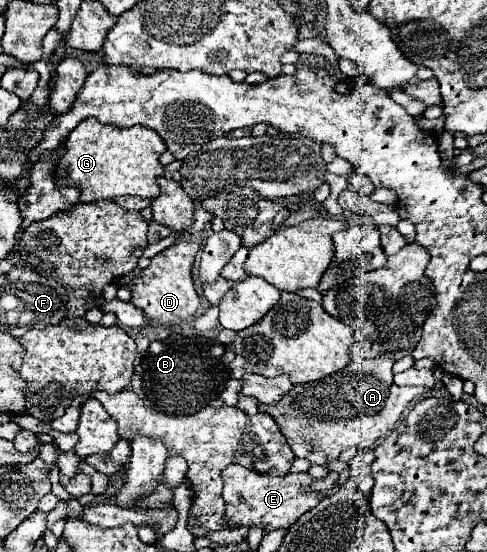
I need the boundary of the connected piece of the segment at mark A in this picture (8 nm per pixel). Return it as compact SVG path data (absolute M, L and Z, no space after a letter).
M376 357L370 363L364 365L348 365L342 373L334 373L322 381L310 383L310 385L296 385L280 403L272 405L260 405L260 411L270 413L276 423L280 425L280 431L286 439L286 443L292 447L292 453L296 457L308 459L310 463L316 465L328 465L338 459L342 449L346 447L356 447L358 451L372 447L376 441L384 439L398 423L400 415L408 407L408 403L422 395L426 389L408 389L408 387L398 387L394 383L394 373L392 373L394 359L386 357Z

